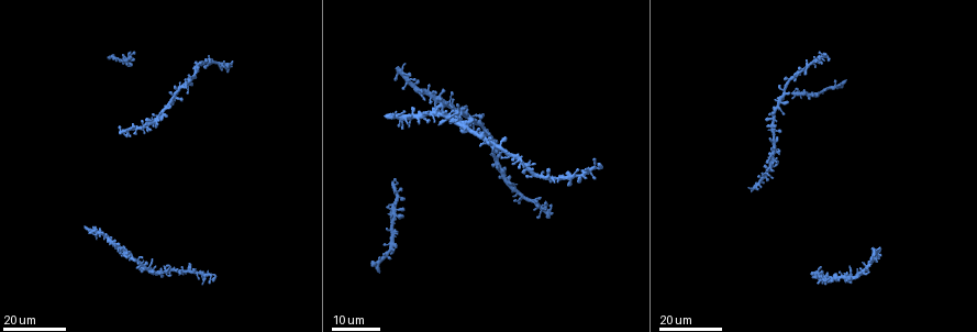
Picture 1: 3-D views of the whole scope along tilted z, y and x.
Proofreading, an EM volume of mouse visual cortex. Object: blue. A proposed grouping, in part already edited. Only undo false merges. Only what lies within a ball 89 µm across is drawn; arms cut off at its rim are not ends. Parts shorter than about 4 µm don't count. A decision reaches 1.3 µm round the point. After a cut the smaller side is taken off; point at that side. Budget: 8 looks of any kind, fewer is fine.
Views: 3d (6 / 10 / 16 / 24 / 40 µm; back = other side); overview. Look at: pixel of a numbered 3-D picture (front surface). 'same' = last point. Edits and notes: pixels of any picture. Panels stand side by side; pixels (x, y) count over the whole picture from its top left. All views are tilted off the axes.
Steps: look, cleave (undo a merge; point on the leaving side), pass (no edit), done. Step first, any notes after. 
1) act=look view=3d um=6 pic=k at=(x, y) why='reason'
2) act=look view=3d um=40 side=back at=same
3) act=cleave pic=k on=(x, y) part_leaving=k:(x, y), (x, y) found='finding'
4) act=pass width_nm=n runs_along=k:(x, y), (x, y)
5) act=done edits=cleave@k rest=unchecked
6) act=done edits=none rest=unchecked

act=look view=3d um=24 pic=1 at=(823, 58) why='three-way junction'

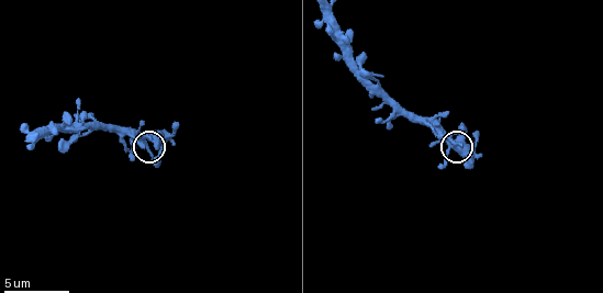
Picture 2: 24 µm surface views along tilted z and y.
act=look view=3d um=6 pic=2 at=(463, 148)

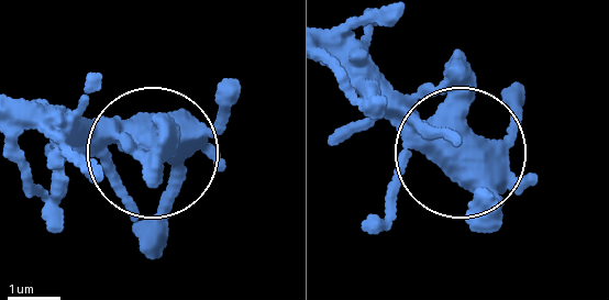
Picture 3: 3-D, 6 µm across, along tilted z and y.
act=pass width_nm=460 runs_along=3:(329, 32), (418, 111), (501, 223) found='continuous, no second neuron'

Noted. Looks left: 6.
act=look view=3d um=16 pic=1 at=(781, 102) why='looks like a crossing'

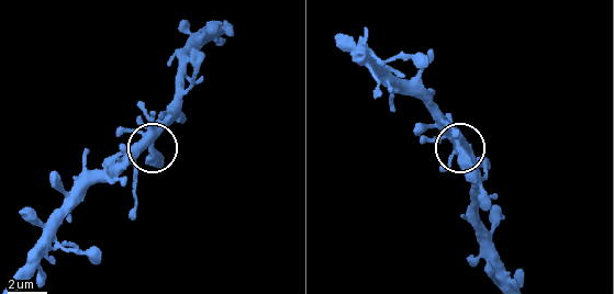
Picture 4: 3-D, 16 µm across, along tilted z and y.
act=look view=3d um=6 pic=4 at=(457, 141)

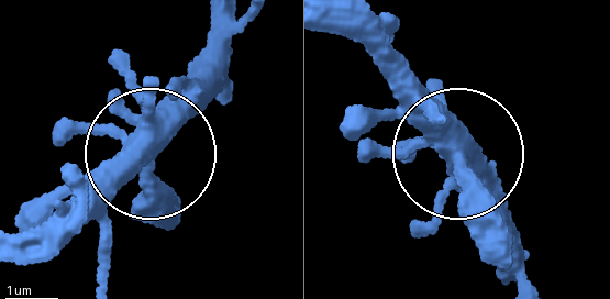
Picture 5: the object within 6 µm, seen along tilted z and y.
act=look view=3d um=6 side=back pic=5 at=(458, 155)

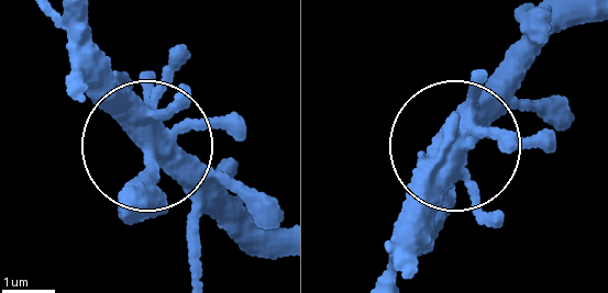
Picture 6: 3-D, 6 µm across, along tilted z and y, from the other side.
act=pass runs_along=6:(264, 234), (152, 150), (147, 202) found='one neuron here'

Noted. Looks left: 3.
act=look view=3d um=16 pic=1 at=(577, 175)

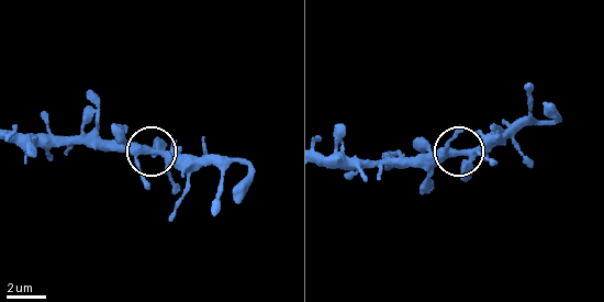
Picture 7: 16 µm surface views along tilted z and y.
act=look view=3d um=10 pic=7 at=(457, 153)

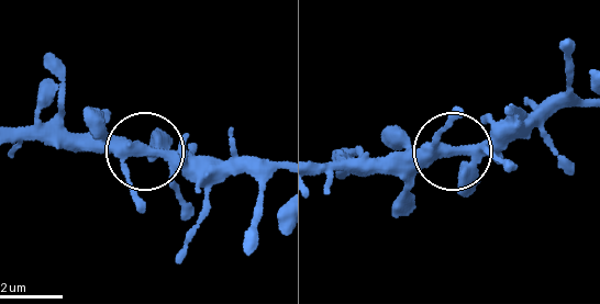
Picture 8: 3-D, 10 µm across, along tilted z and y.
act=look view=3d um=10 side=back pic=8 at=(451, 148)

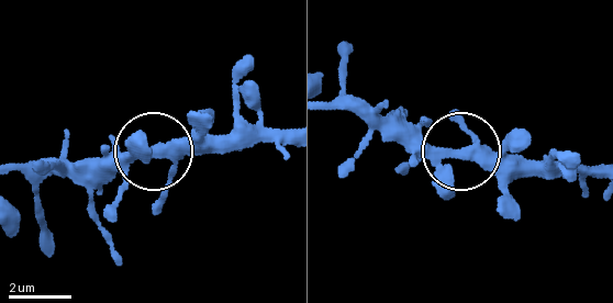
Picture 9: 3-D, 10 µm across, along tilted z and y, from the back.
act=pass arms=5 runs_along=9:(591, 172), (506, 178), (457, 154), (434, 156), (387, 138) found='all the same neuron'

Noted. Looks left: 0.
act=done edits=none rest=unchecked

